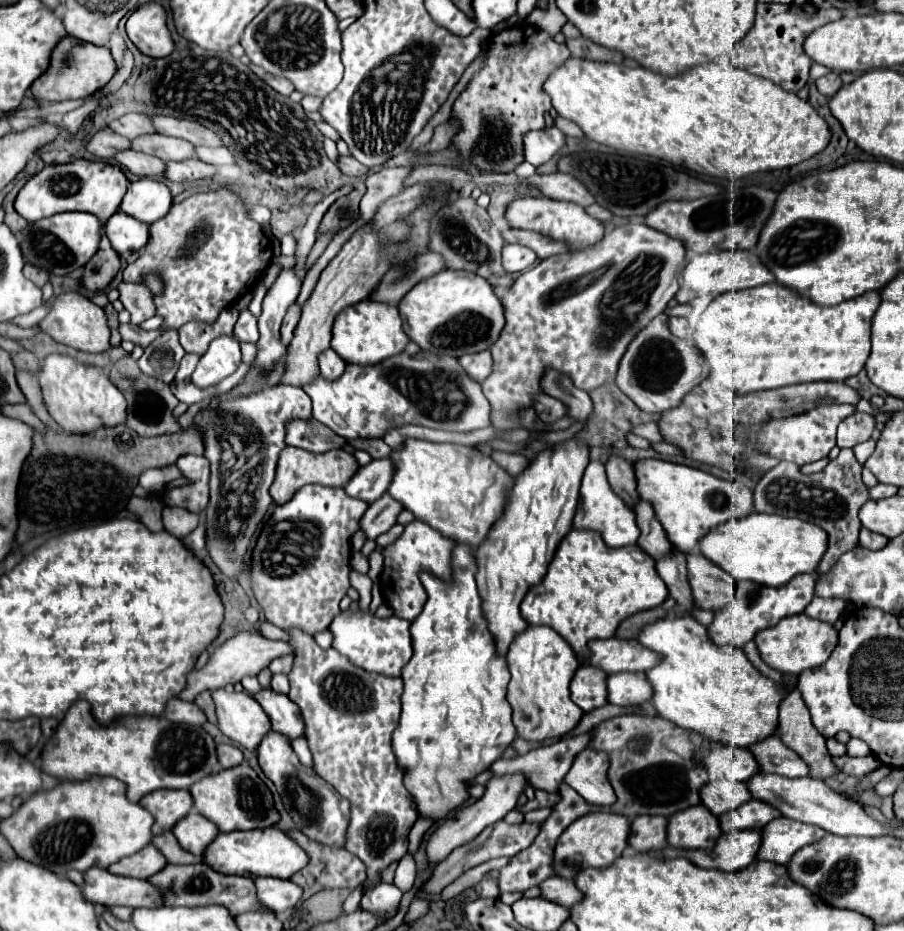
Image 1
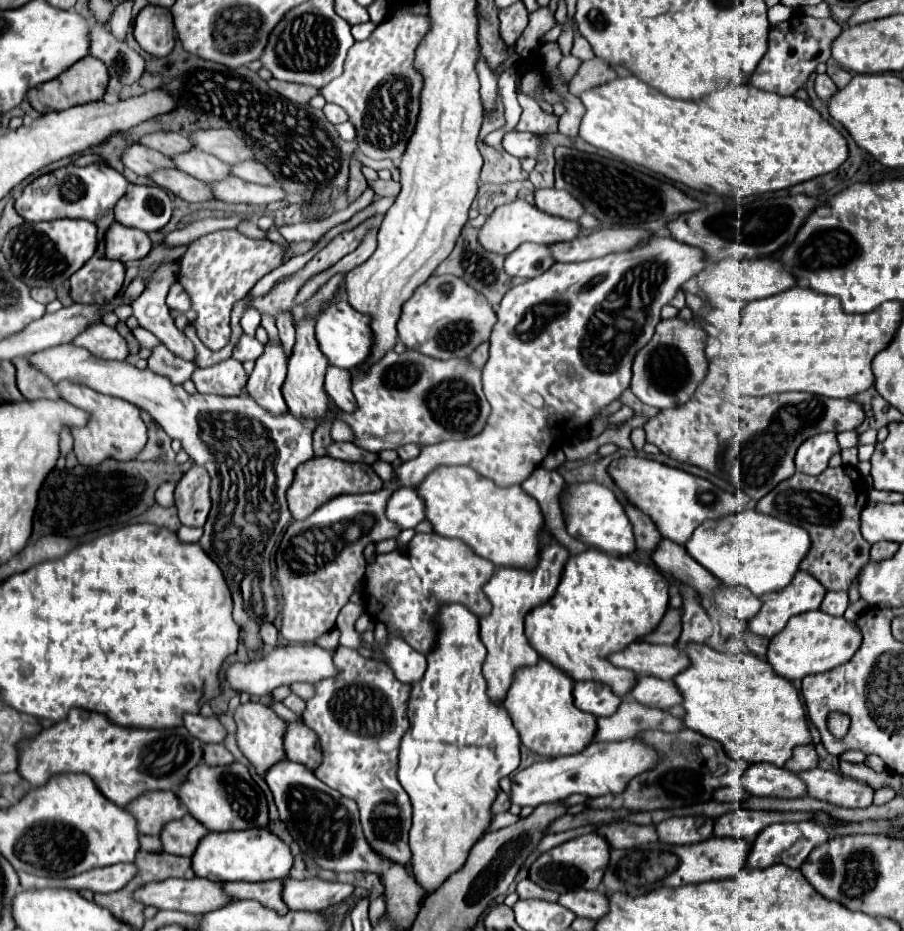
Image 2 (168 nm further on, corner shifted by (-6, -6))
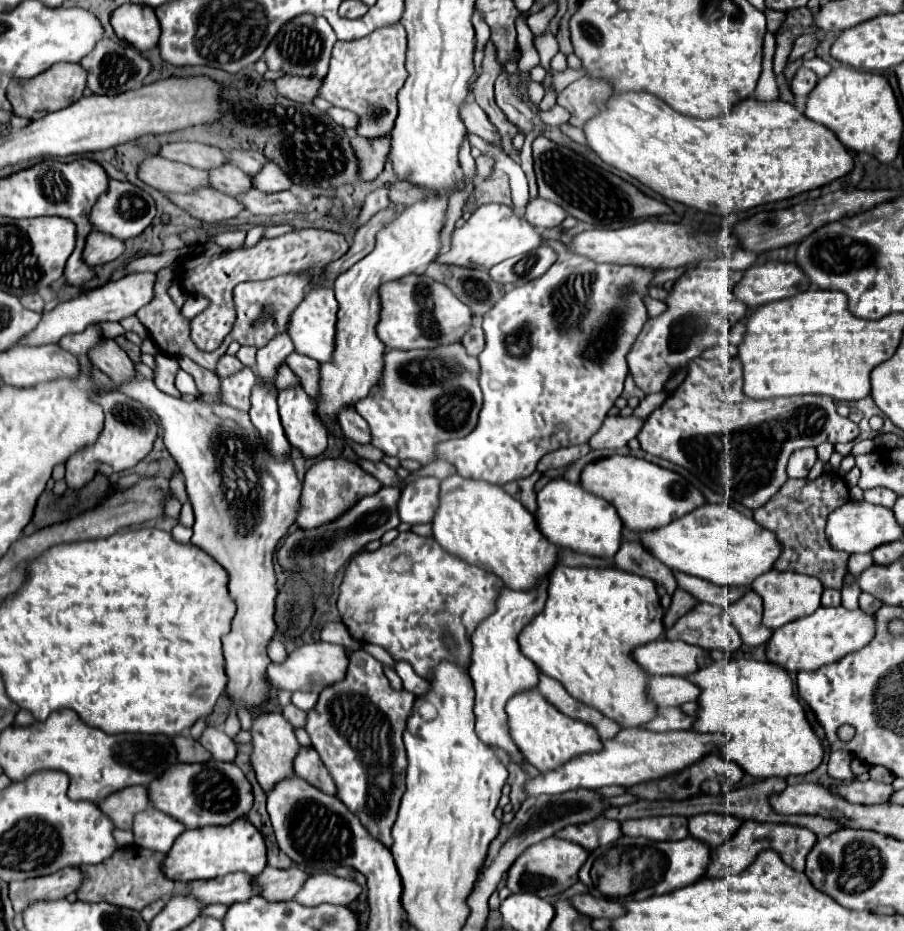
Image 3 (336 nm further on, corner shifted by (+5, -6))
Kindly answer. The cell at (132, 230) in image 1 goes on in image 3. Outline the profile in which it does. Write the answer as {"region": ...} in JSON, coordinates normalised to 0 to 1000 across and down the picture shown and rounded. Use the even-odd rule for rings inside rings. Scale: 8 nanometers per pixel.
{"region":[[[101,248],[96,252],[96,261],[92,267],[92,280],[98,287],[114,285],[121,280],[127,280],[138,267],[138,261],[134,257],[125,257],[123,252],[116,252],[112,248]]]}

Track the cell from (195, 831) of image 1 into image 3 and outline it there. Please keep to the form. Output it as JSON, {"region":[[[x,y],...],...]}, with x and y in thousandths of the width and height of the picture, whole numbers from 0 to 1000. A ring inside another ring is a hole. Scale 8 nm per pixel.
{"region":[[[165,867],[165,871],[154,871],[147,880],[149,908],[167,914],[185,916],[194,901],[205,893],[205,886],[191,878]]]}

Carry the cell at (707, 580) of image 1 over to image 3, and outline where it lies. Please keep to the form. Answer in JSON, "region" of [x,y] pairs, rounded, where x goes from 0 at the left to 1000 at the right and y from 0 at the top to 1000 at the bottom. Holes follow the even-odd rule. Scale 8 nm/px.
{"region":[[[829,635],[822,643],[806,650],[802,658],[804,658],[804,665],[815,673],[824,693],[840,695],[853,686],[855,676],[842,669],[844,650],[842,650],[842,641],[835,635]]]}

